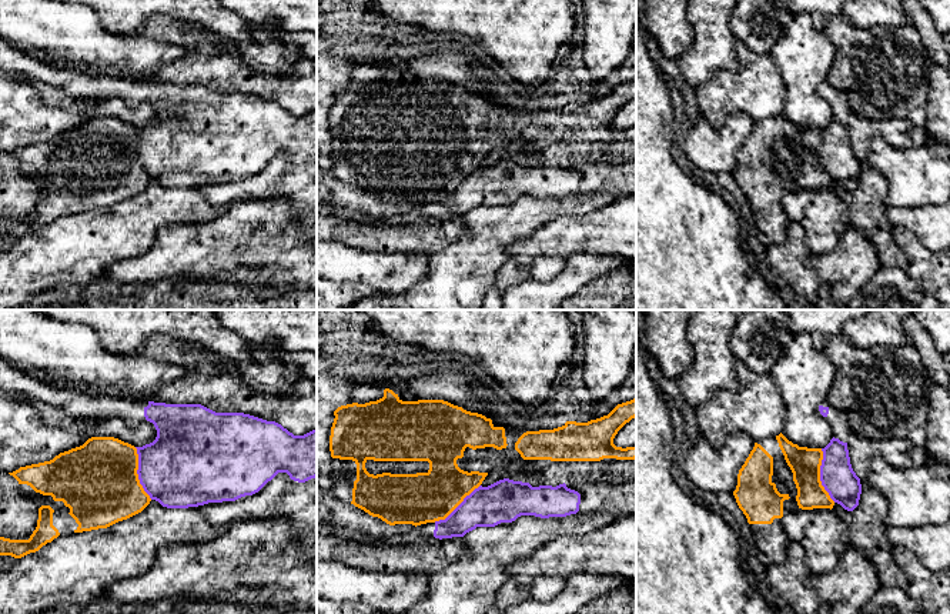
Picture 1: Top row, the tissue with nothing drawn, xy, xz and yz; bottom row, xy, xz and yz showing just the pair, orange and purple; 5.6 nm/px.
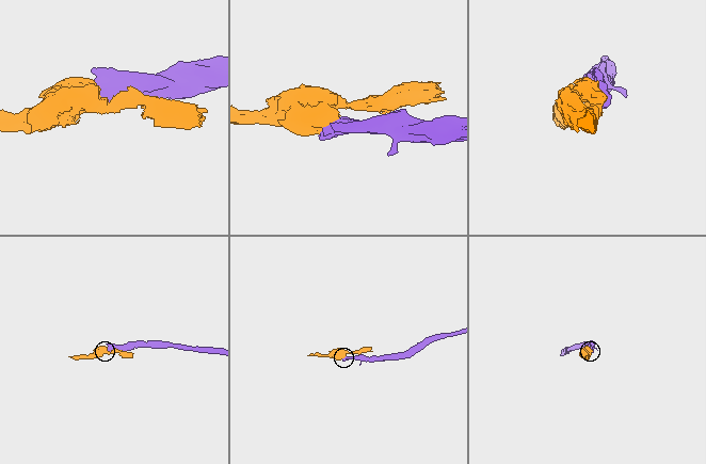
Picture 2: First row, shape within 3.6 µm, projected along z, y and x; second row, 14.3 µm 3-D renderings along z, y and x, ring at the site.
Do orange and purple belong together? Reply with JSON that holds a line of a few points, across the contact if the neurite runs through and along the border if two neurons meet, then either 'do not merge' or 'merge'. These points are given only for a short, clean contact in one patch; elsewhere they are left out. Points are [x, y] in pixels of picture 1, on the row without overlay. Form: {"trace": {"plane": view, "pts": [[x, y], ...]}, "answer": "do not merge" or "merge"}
{"trace": {"plane": "yz", "pts": [[820, 129], [820, 164], [835, 182]]}, "answer": "do not merge"}

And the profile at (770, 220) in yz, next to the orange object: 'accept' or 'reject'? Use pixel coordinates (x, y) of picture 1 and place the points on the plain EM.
accept

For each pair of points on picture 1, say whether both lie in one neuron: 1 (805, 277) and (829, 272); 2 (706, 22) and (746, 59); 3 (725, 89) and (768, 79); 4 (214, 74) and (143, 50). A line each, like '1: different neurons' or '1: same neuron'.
1: different neurons
2: different neurons
3: same neuron
4: different neurons

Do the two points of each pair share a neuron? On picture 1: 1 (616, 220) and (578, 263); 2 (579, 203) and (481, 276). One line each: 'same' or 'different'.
1: different
2: same

